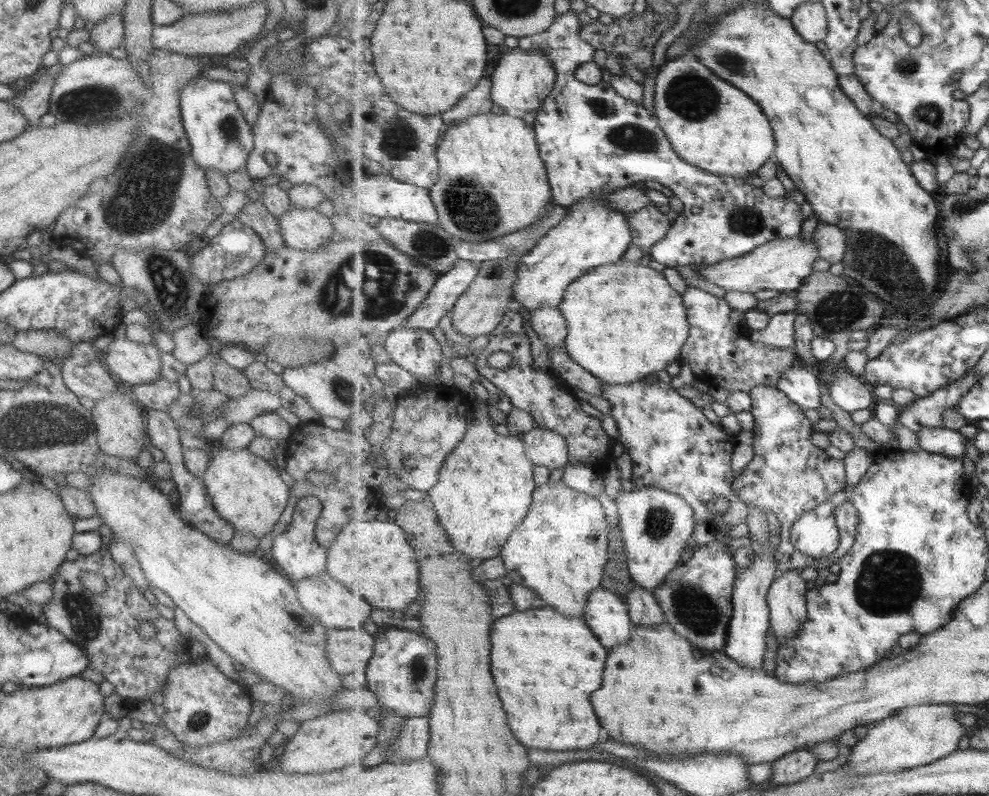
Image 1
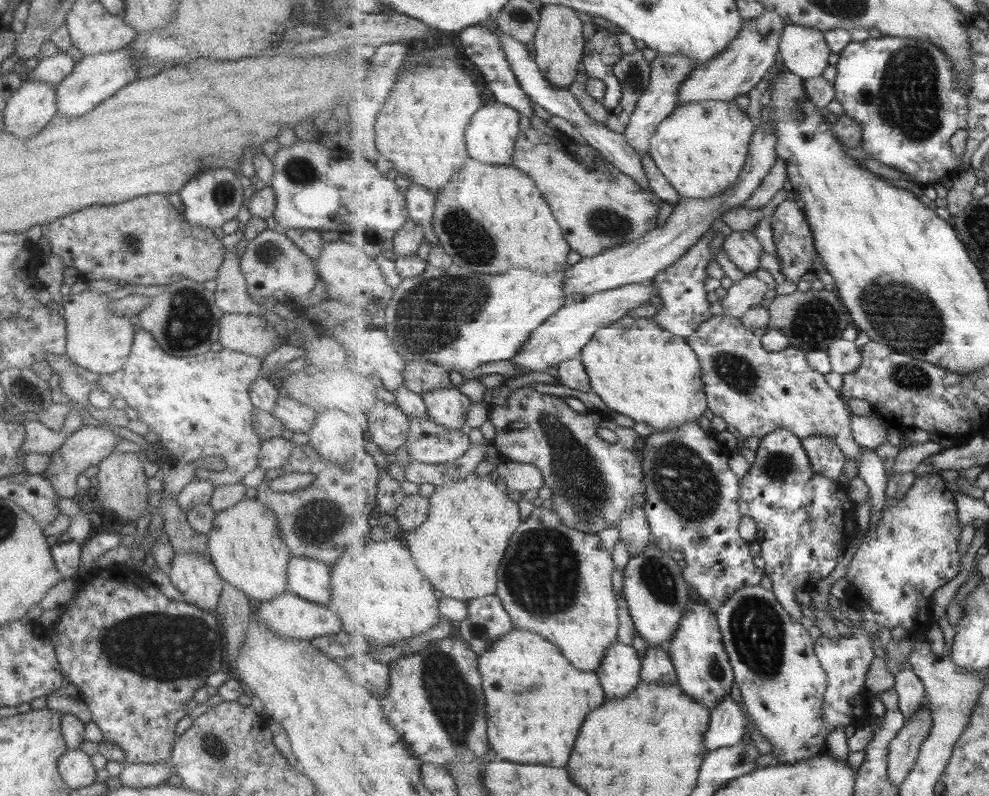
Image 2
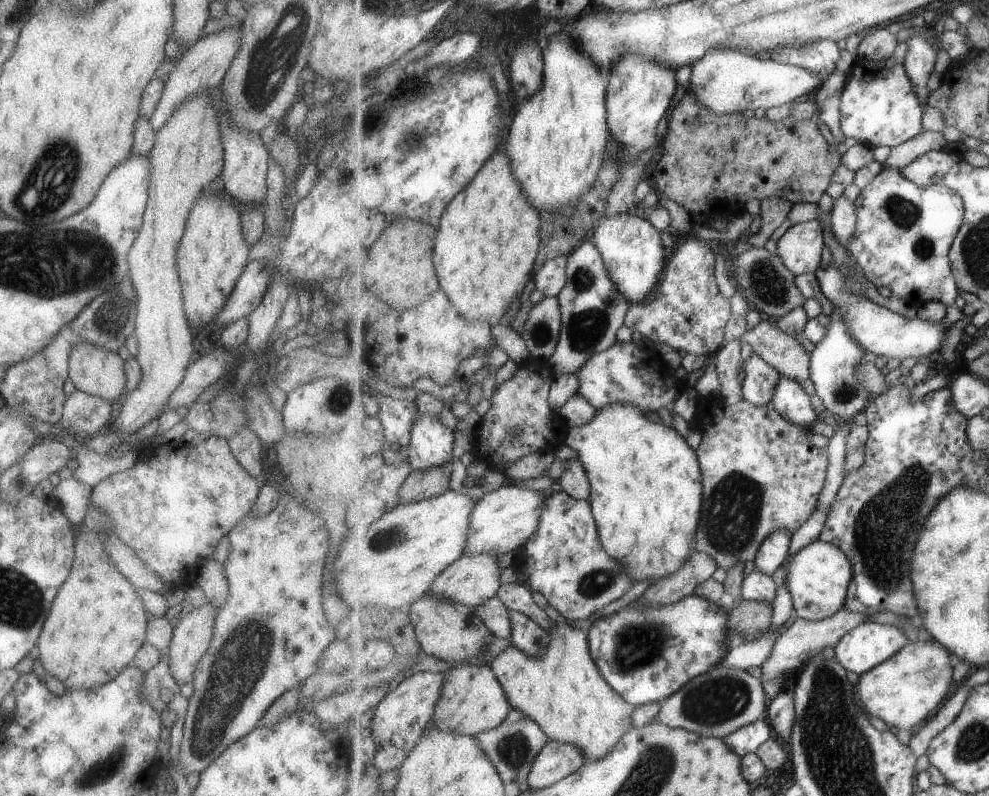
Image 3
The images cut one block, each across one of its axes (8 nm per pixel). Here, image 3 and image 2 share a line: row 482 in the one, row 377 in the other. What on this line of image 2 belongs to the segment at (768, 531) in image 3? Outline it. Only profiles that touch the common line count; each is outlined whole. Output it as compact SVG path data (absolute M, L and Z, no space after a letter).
M715 315L704 322L699 331L689 338L688 343L698 354L703 372L705 392L708 396L708 408L715 416L720 416L727 422L726 437L729 444L735 448L734 440L747 440L753 436L765 438L778 428L793 431L802 441L811 436L828 436L843 451L849 460L855 460L857 465L864 448L856 441L852 429L853 413L847 405L842 393L834 389L826 379L826 375L811 368L807 351L790 345L785 350L771 352L764 347L762 339L755 336L742 323L742 319Z

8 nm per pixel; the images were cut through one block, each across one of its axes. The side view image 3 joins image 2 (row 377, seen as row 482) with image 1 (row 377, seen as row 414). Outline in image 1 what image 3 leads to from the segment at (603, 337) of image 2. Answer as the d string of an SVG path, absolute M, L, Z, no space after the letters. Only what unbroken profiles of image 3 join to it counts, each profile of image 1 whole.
M620 260L615 264L608 264L607 266L590 270L588 274L577 279L576 282L569 286L568 291L564 294L564 303L559 308L563 316L567 319L568 334L566 349L571 358L577 361L579 366L582 366L593 374L593 376L599 378L600 381L608 382L609 384L633 384L644 378L655 376L656 372L667 370L669 364L673 364L675 360L677 361L682 356L685 343L690 338L691 325L688 321L688 308L685 306L683 296L679 295L677 290L671 288L662 271L653 270L648 265L639 265L639 261L626 263Z

